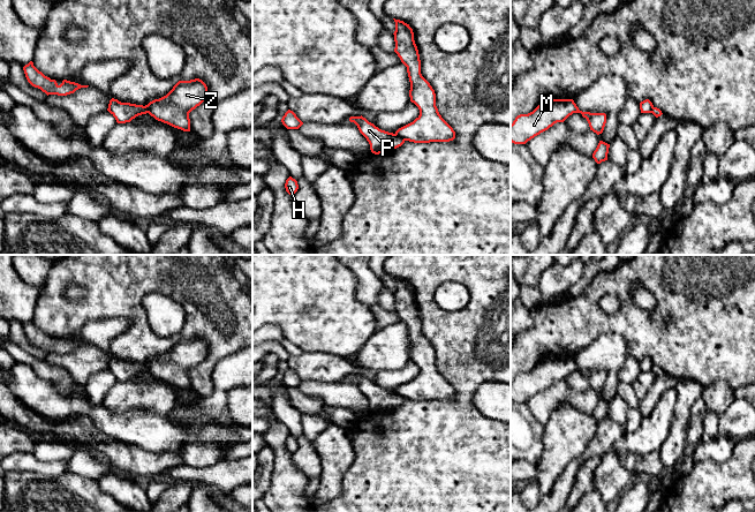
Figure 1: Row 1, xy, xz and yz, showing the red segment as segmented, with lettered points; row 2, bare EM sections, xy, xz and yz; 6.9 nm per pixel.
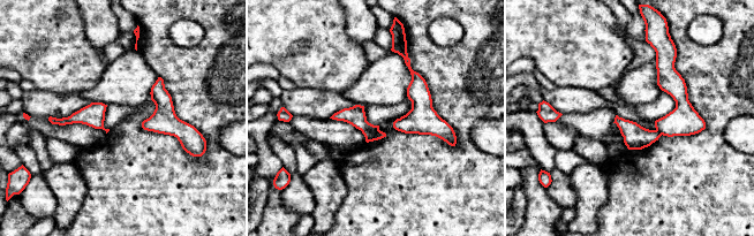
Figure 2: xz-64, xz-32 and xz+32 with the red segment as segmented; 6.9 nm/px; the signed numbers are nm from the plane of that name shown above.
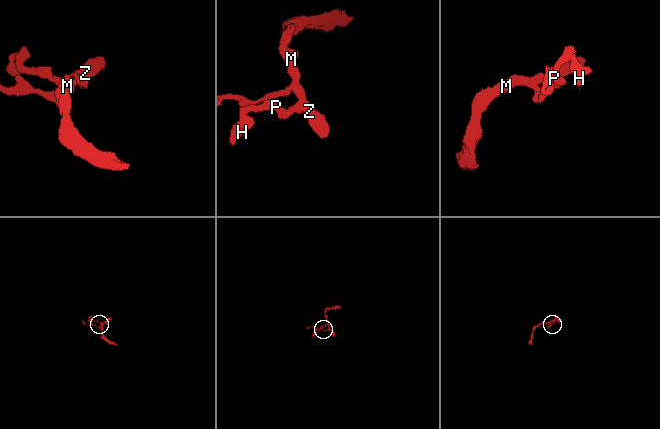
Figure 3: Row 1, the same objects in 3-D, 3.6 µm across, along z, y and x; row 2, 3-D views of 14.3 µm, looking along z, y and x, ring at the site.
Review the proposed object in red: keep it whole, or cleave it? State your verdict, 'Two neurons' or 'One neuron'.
Two neurons

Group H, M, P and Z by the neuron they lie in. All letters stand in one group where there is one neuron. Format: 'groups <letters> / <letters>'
groups H P / M Z

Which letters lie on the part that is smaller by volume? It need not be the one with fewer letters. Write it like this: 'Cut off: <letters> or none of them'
Cut off: H, P

